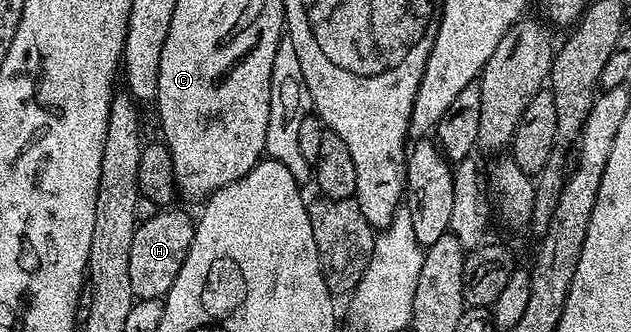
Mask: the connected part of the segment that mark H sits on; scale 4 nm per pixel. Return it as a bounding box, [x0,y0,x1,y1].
[128,209,196,299]

